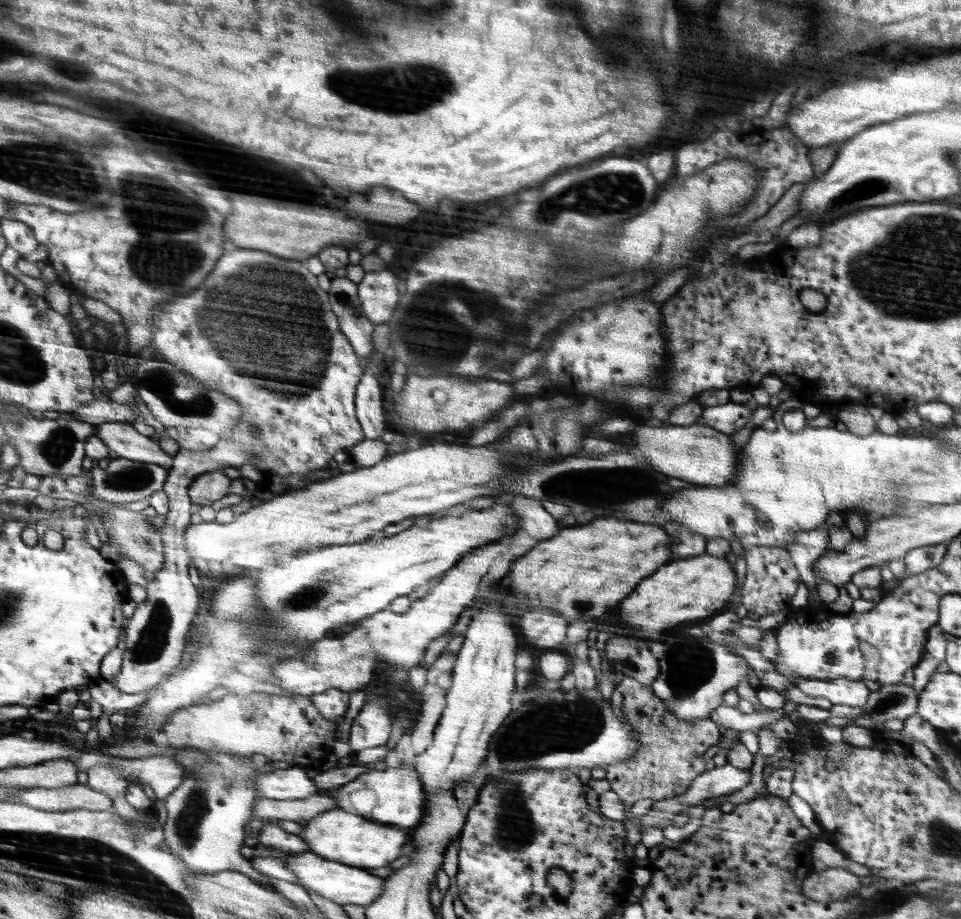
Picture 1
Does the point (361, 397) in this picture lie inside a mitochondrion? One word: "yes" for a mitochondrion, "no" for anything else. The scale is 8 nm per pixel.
no

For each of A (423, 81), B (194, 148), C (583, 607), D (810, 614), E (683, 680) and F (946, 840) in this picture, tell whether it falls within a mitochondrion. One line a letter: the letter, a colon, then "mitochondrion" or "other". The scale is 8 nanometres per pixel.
A: mitochondrion
B: other
C: other
D: other
E: mitochondrion
F: mitochondrion

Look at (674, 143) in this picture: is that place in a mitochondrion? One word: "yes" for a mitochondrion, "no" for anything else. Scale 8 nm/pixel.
no

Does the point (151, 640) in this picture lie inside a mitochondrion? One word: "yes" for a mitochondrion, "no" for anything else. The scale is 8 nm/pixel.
yes

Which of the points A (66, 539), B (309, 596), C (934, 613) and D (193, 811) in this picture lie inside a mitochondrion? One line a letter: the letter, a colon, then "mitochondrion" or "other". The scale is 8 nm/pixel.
A: other
B: mitochondrion
C: other
D: mitochondrion

